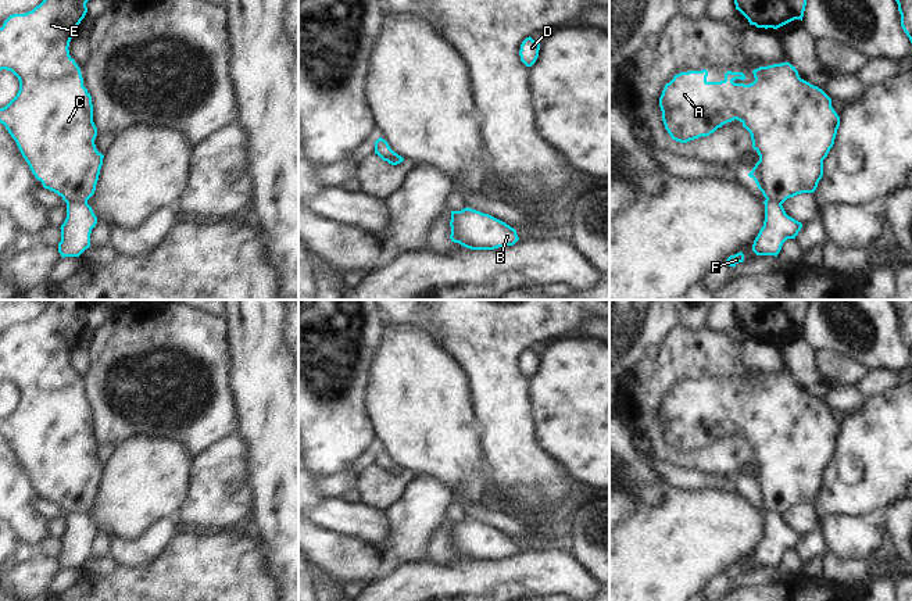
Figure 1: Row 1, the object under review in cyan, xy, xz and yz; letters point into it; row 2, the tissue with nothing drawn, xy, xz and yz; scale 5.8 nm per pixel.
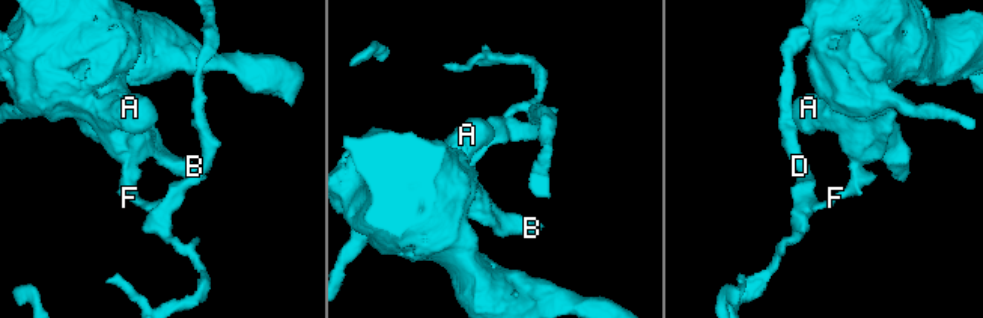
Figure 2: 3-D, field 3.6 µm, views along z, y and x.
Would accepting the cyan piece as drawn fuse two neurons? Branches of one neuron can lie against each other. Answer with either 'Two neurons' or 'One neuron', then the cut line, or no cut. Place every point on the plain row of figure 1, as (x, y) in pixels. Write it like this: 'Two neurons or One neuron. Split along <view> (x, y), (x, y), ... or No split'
Two neurons. Split along xy (67, 512), (86, 514)

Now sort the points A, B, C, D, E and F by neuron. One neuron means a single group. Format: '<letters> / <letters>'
A B C E / D F

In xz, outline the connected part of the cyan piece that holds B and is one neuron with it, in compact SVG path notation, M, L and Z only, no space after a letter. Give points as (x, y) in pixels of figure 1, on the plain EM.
M468 518L451 522L450 537L451 552L471 561L494 561L519 551L516 541L505 533Z

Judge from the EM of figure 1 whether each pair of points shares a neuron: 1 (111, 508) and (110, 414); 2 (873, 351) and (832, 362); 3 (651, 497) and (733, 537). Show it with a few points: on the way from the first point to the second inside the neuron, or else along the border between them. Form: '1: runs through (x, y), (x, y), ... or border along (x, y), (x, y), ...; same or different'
1: border along (146, 436), (131, 437), (115, 449); different
2: border along (818, 350), (836, 350), (857, 360), (869, 371); different
3: border along (662, 500), (651, 507); different

